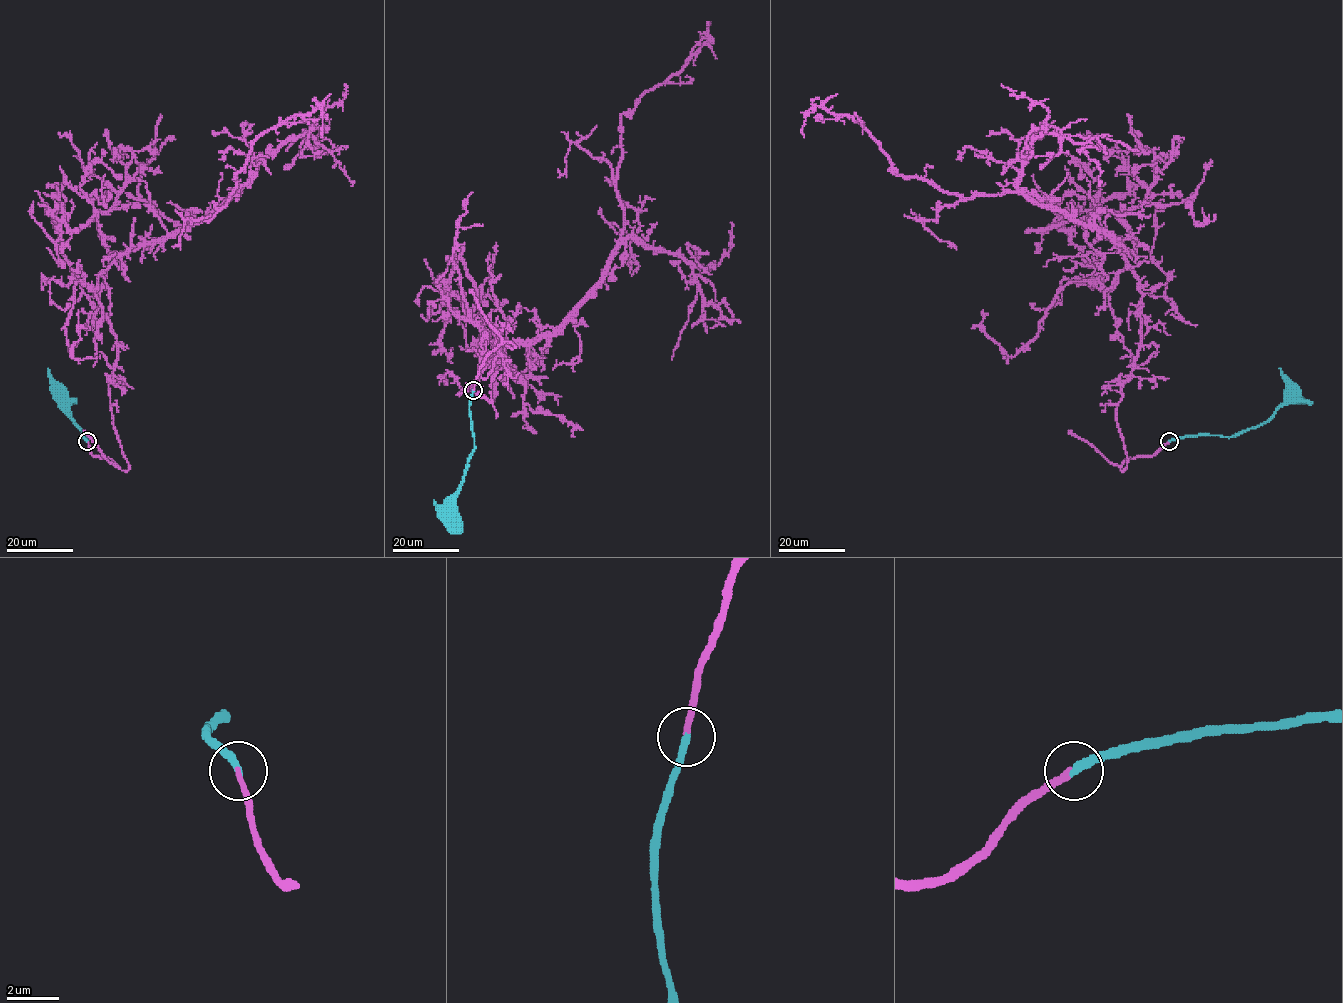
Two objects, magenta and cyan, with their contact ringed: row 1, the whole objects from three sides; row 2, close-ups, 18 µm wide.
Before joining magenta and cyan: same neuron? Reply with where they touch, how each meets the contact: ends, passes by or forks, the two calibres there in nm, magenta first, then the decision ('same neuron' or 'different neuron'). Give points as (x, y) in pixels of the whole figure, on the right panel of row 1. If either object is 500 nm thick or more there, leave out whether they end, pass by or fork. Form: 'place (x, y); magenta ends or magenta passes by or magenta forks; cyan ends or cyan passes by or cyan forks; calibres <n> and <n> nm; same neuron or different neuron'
place (1169, 441); magenta ends; cyan ends; calibres 220 and 320 nm; same neuron

